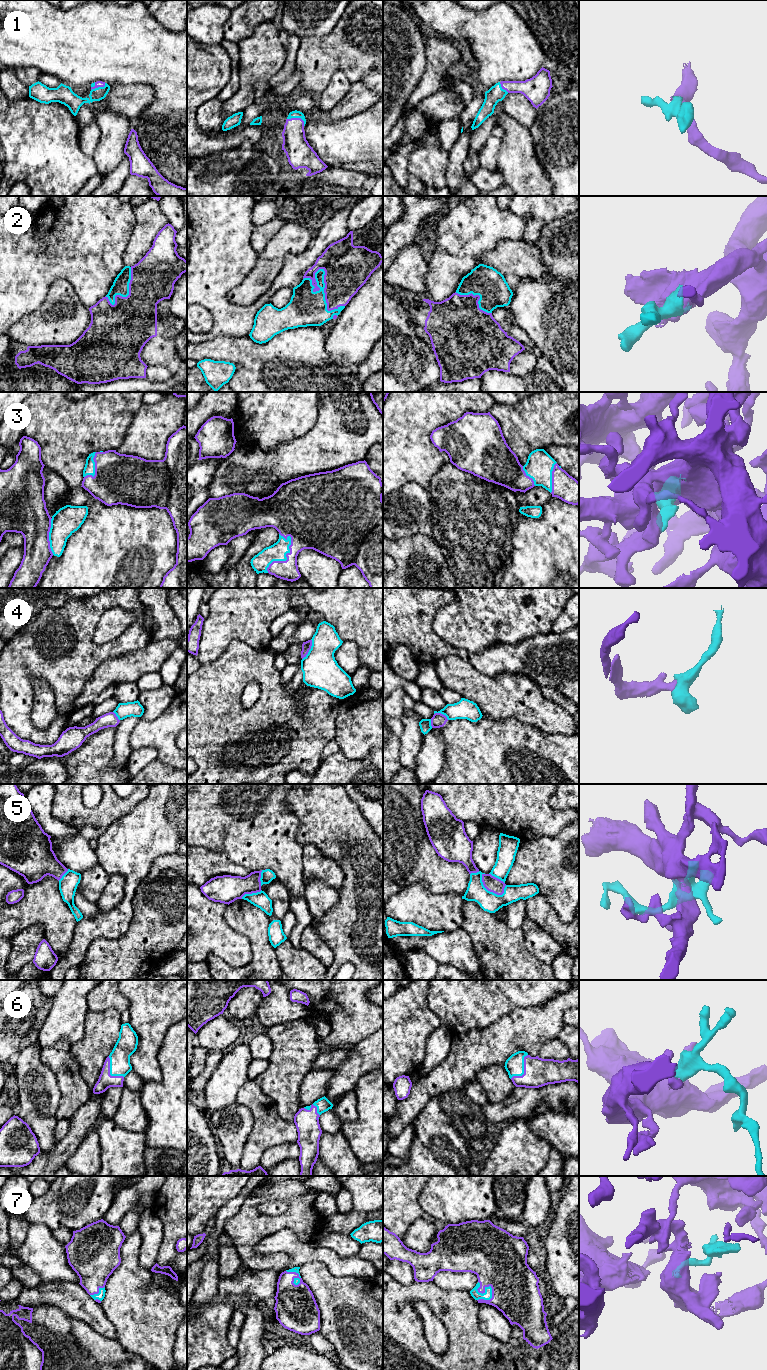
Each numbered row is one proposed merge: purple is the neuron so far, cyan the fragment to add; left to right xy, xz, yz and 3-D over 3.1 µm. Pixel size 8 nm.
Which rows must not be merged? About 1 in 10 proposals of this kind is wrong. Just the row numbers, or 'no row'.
4

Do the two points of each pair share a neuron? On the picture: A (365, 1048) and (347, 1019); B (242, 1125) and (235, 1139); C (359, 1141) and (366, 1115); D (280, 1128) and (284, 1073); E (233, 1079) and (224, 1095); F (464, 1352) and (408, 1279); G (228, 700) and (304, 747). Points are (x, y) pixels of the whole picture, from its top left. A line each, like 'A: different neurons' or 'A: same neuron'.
A: different neurons
B: same neuron
C: same neuron
D: different neurons
E: same neuron
F: different neurons
G: same neuron

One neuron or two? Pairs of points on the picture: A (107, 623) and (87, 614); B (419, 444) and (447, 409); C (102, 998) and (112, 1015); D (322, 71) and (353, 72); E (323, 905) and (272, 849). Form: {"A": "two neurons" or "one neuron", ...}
{"A": "two neurons", "B": "one neuron", "C": "two neurons", "D": "one neuron", "E": "two neurons"}

